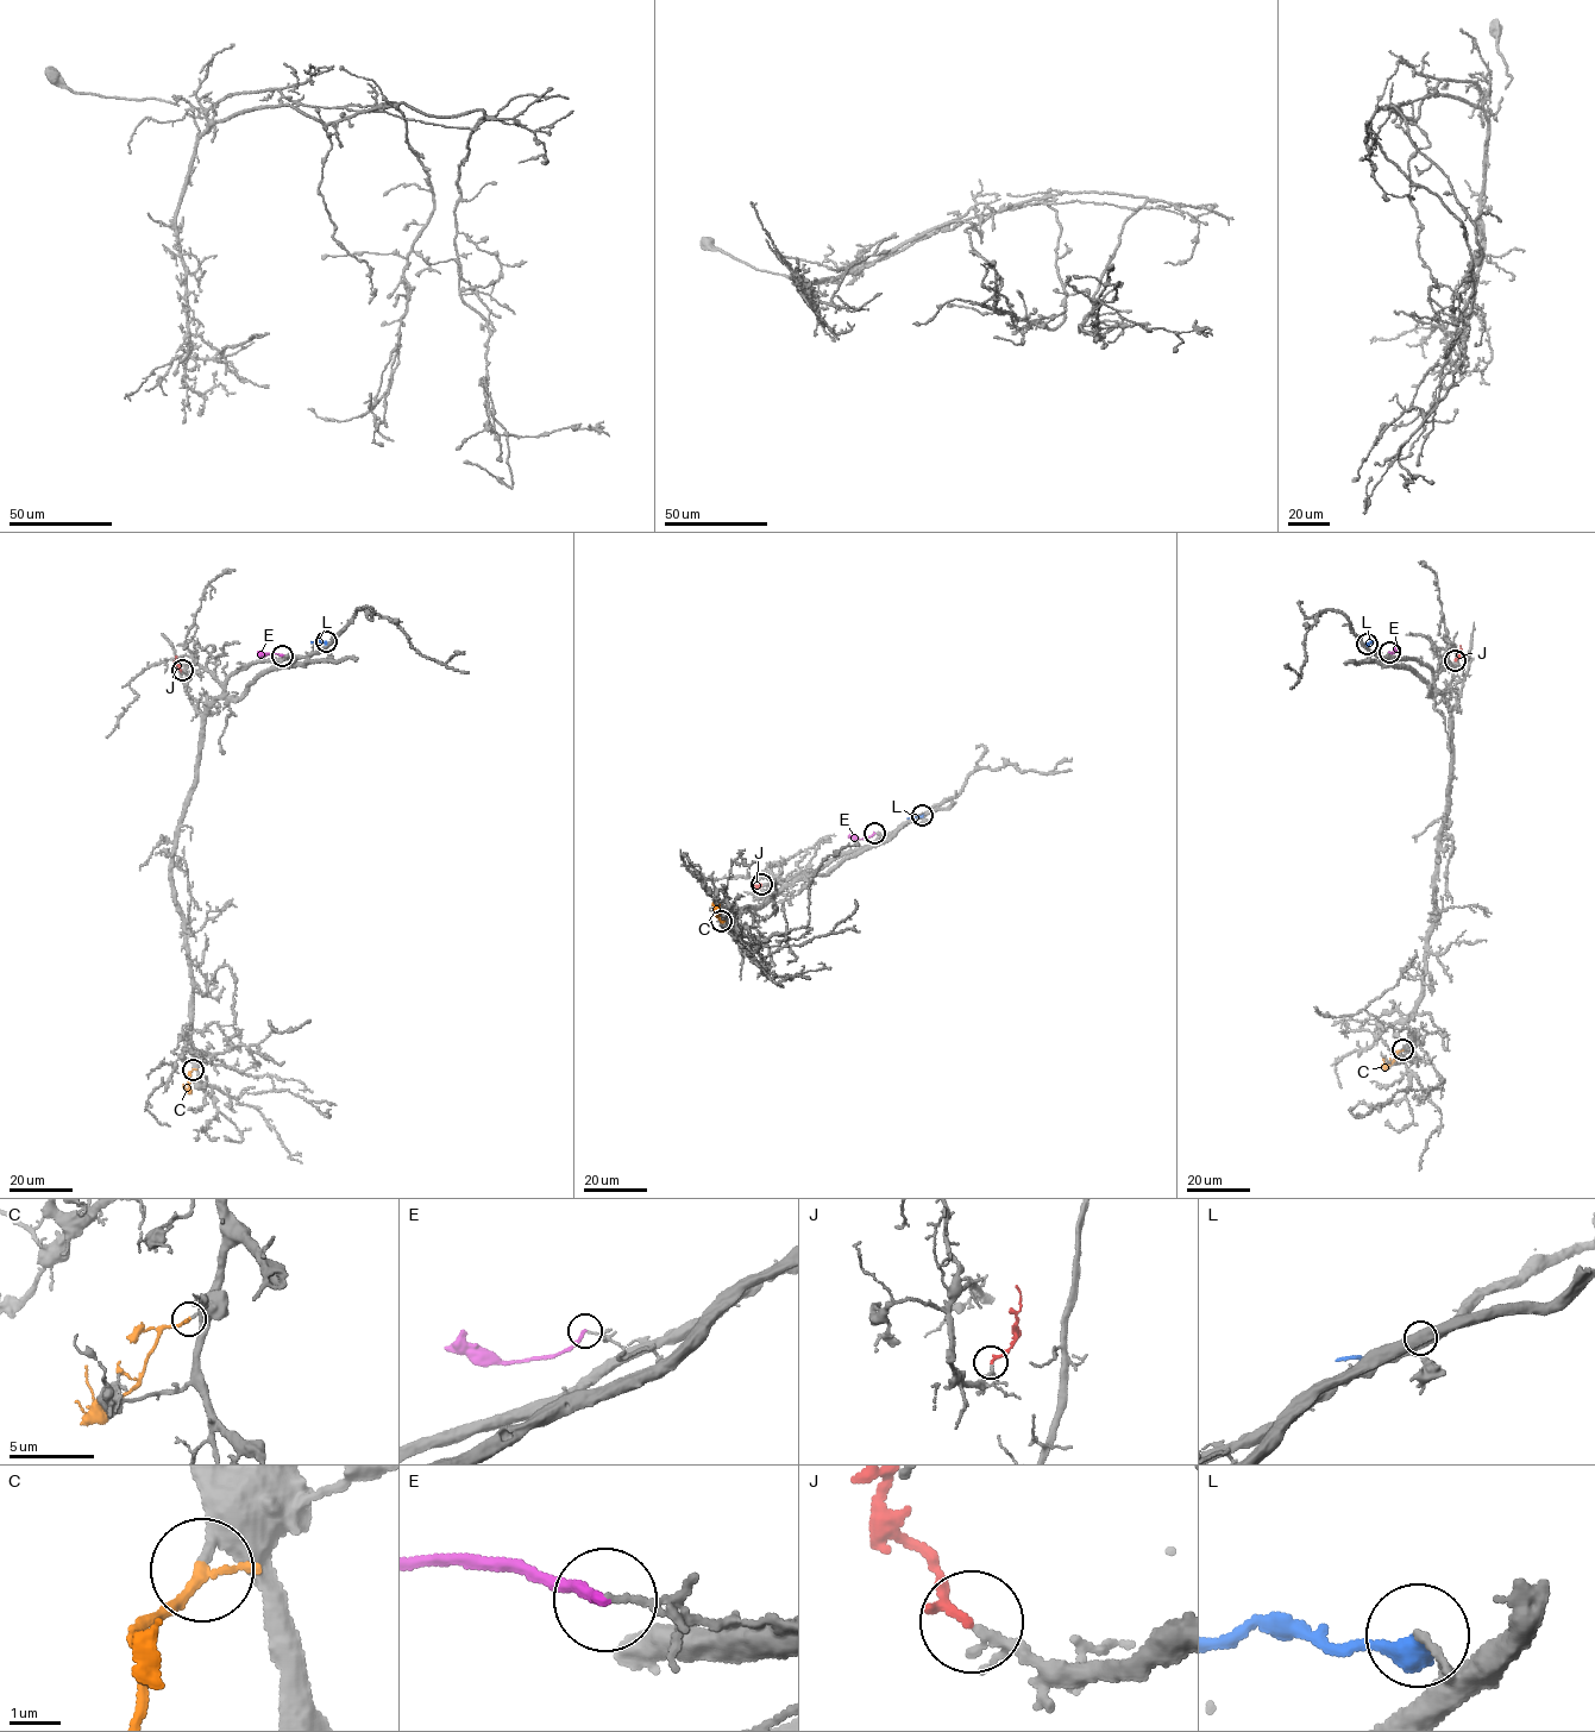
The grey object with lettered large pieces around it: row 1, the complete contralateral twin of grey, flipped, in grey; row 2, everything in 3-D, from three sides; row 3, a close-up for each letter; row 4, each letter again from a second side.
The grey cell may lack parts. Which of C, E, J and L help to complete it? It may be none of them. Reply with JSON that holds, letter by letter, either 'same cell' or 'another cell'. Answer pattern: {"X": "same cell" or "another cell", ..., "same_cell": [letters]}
{"C": "same cell", "E": "another cell", "J": "same cell", "L": "another cell", "same_cell": ["C", "J"]}

